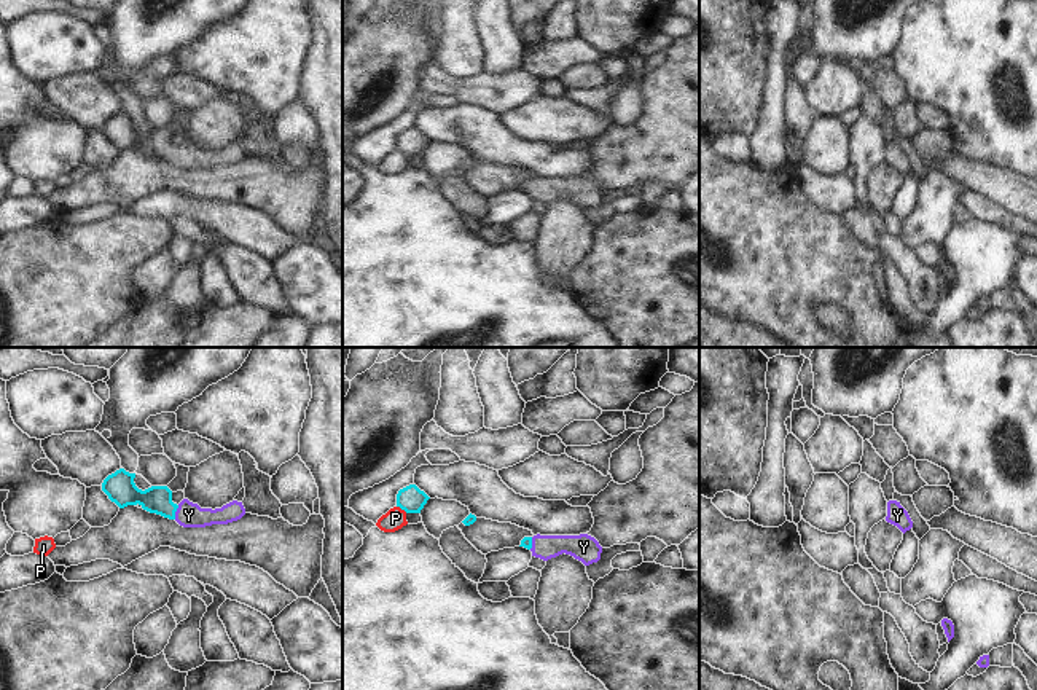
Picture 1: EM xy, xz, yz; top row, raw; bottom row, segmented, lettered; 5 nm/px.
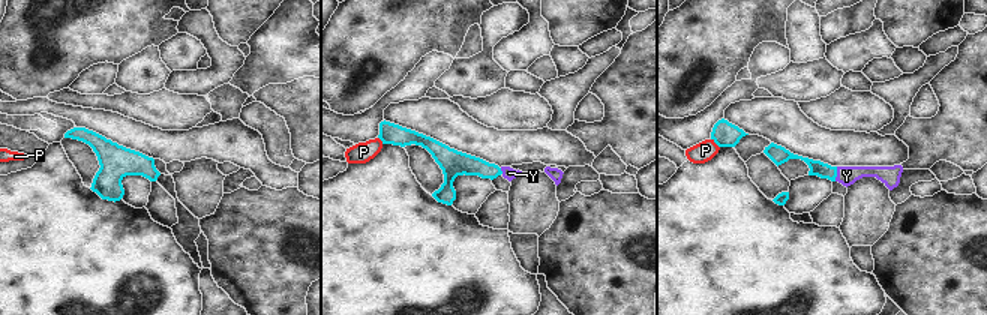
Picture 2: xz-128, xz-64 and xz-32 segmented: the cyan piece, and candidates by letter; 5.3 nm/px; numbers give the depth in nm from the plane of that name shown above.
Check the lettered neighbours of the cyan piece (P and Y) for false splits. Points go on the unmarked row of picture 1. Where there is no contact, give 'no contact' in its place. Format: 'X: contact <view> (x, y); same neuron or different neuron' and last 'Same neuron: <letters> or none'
P: contact xz (402, 152); different neuron
Y: contact xy (176, 153); same neuron
Same neuron: Y

